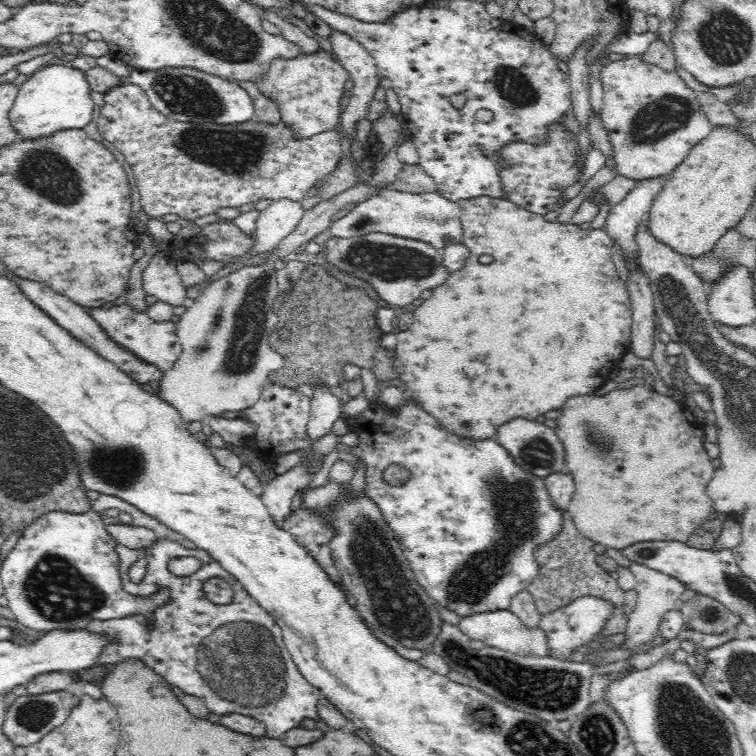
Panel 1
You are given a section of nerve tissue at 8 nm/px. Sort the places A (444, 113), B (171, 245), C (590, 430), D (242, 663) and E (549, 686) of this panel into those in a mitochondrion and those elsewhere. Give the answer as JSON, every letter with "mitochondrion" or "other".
{"A":"other","B":"other","C":"mitochondrion","D":"mitochondrion","E":"mitochondrion"}

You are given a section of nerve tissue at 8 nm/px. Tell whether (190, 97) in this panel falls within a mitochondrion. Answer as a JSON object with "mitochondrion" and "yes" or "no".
{"mitochondrion":"yes"}

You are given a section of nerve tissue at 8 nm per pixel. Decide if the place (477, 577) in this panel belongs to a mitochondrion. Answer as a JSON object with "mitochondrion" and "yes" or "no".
{"mitochondrion":"yes"}

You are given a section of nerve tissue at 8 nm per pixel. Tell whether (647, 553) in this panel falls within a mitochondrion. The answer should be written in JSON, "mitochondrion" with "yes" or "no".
{"mitochondrion":"no"}

